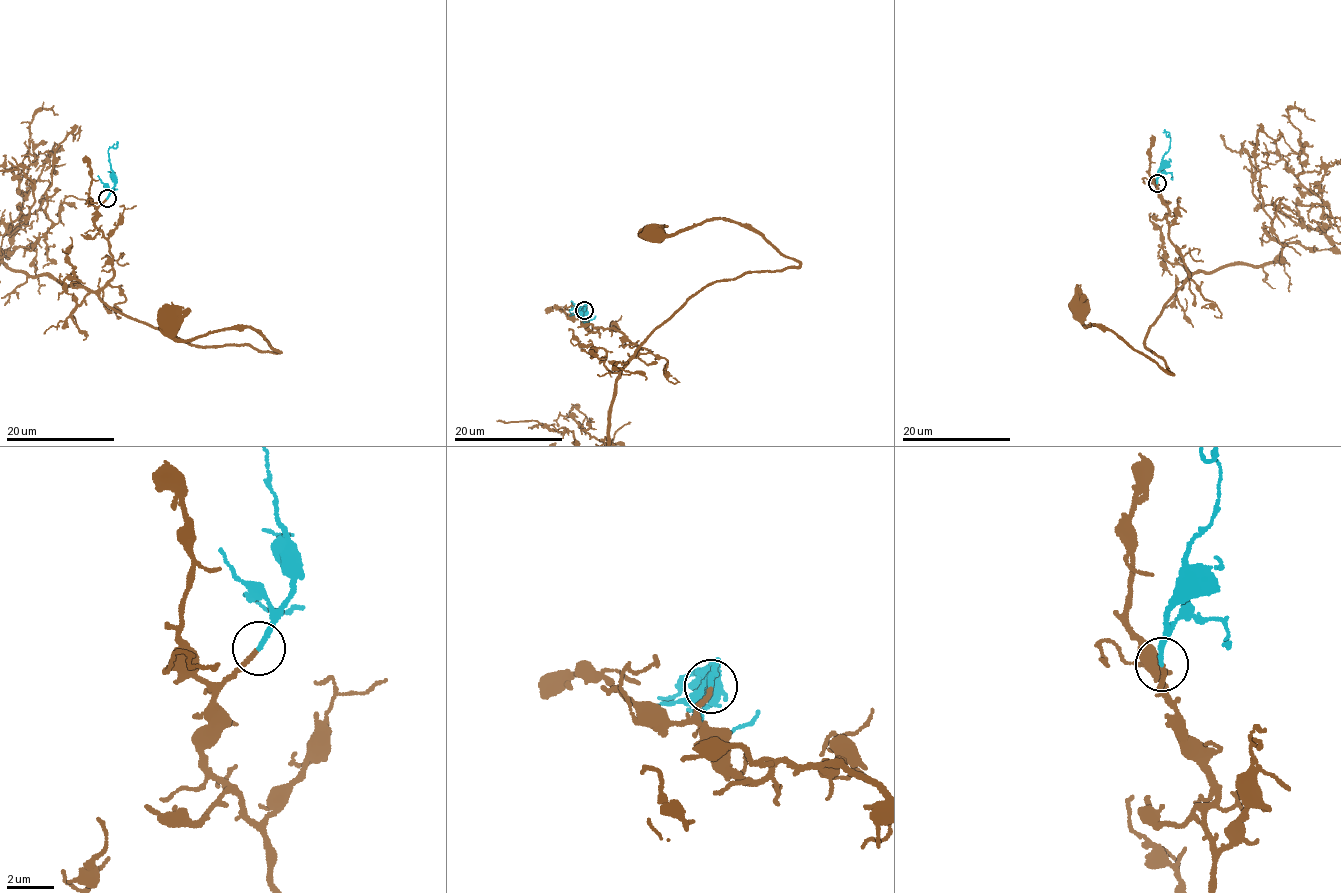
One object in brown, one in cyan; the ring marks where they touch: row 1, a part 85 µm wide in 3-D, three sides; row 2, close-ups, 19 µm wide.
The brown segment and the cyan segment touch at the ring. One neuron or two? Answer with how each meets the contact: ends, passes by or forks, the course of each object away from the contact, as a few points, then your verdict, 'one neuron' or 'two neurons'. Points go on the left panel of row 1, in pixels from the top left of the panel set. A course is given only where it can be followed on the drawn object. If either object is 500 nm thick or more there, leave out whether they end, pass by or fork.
brown ends; cyan ends; course brown (107, 198), (94, 222), (112, 256), (102, 301), (196, 347), (279, 352), (250, 327), (178, 340), (172, 328); course cyan (107, 198), (114, 184), (108, 149), (116, 148), (117, 141); one neuron

